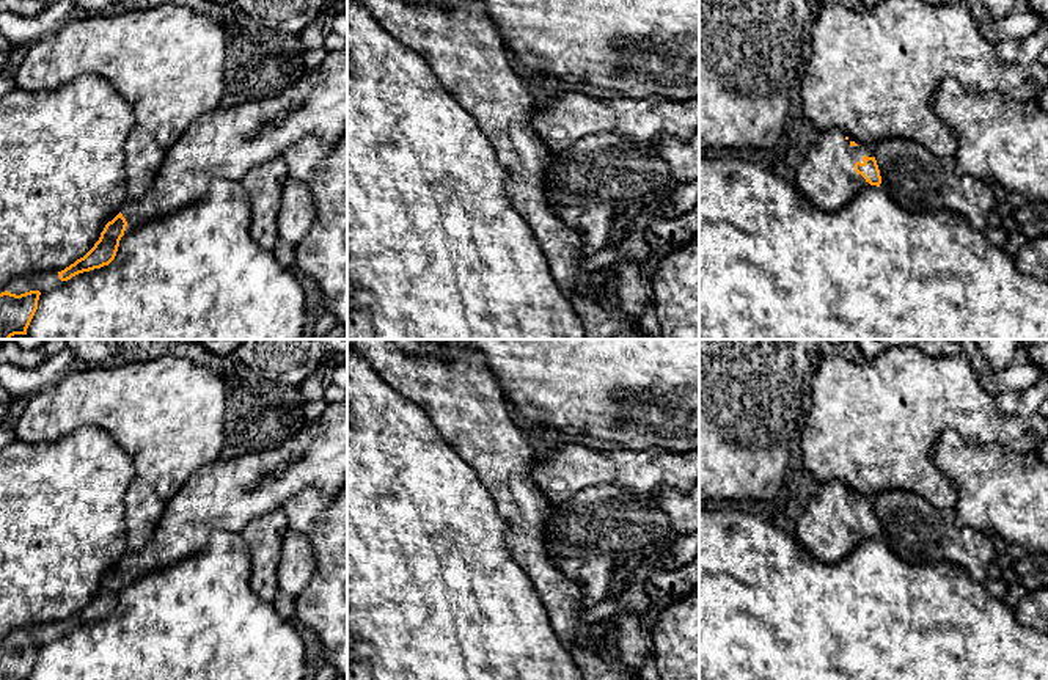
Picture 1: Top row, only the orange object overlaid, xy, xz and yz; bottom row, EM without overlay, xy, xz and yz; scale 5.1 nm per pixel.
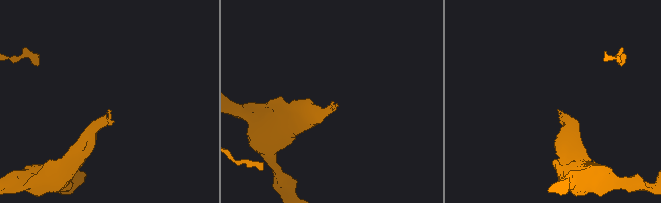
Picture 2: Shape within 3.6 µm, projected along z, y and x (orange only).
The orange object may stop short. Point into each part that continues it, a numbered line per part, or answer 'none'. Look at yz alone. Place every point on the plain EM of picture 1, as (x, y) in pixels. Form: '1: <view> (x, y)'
1: yz (827, 528)

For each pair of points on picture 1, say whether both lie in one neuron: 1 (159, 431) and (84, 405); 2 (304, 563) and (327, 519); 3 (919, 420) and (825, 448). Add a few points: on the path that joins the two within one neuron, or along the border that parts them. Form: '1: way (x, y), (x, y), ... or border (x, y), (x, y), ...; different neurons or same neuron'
1: way (140, 412), (134, 405), (102, 405); same neuron
2: border (289, 528), (311, 547), (315, 569), (307, 584); different neurons
3: way (896, 420), (879, 420), (849, 434); same neuron

